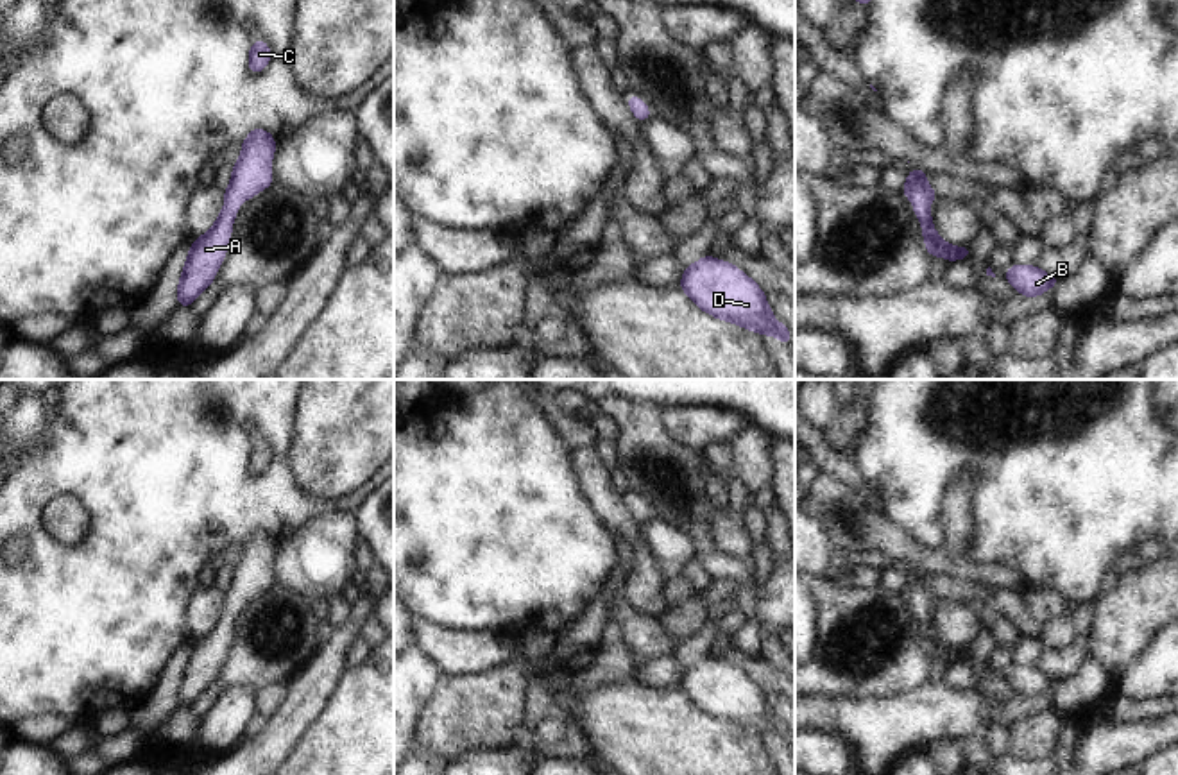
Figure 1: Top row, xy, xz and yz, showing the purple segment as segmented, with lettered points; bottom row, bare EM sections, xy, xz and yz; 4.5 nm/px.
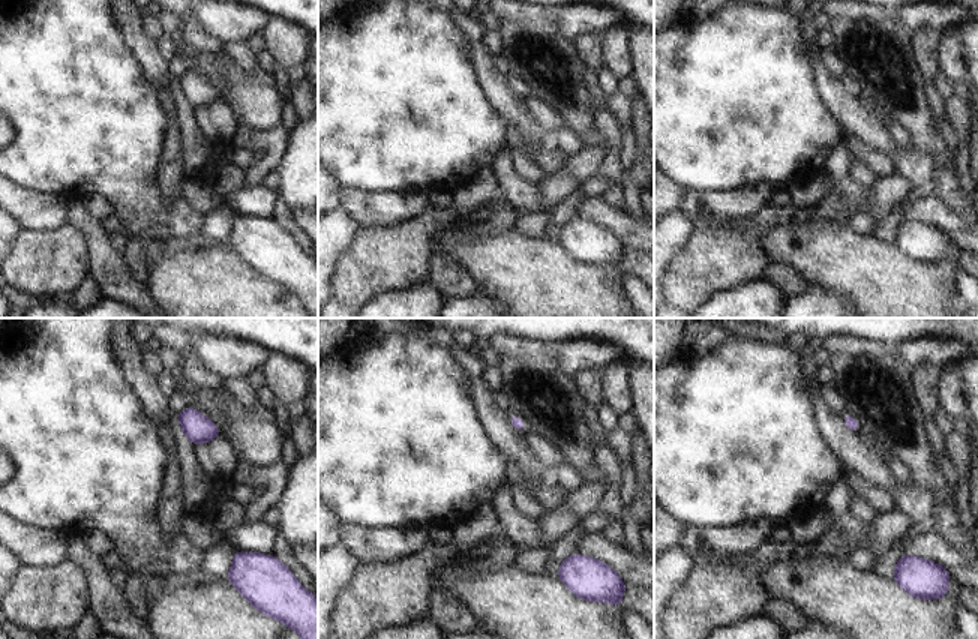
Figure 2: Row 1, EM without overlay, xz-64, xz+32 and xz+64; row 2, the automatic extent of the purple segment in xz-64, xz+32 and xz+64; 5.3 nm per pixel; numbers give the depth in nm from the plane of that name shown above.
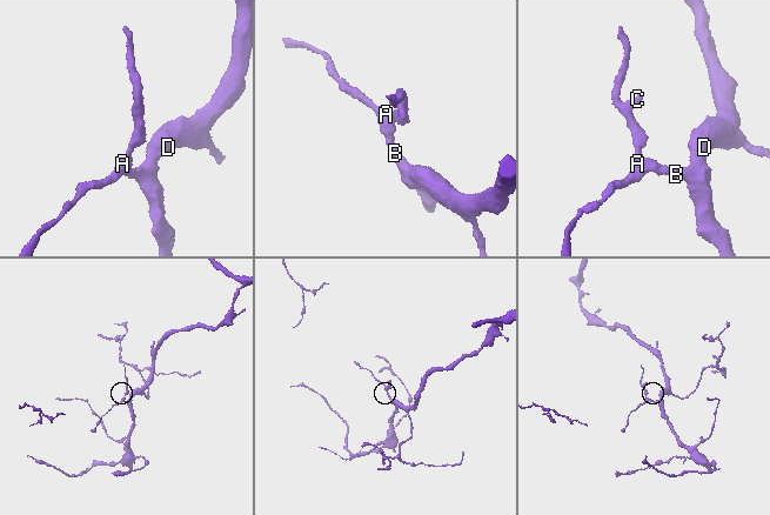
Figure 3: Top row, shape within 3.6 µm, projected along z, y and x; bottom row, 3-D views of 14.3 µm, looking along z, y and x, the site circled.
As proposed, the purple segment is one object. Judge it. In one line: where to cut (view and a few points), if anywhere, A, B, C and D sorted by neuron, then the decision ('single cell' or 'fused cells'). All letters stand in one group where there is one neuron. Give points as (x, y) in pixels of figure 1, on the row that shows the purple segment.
no cut; A B C D; single cell

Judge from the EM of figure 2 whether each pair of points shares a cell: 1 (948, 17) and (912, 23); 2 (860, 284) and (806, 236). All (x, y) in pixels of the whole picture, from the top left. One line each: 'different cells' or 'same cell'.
1: same cell
2: same cell

